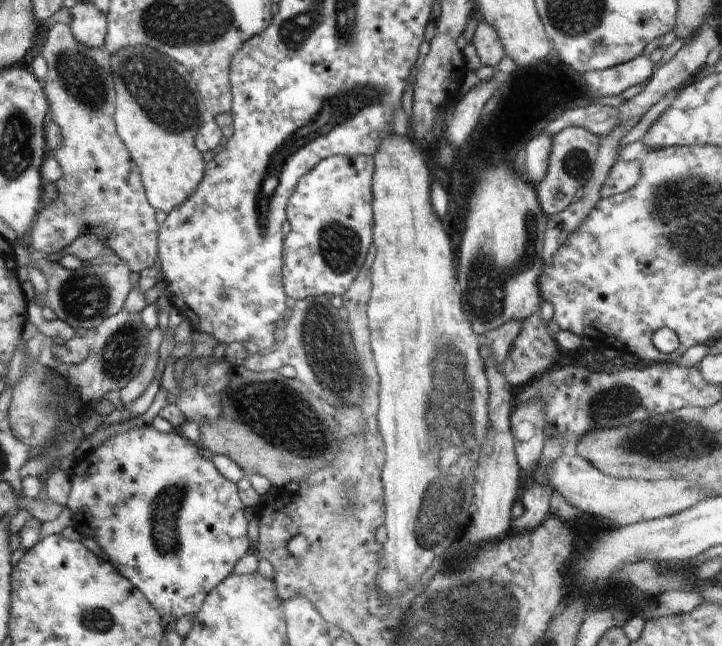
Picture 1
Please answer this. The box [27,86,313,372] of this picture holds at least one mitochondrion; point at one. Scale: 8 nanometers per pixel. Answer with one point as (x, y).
(84, 296)

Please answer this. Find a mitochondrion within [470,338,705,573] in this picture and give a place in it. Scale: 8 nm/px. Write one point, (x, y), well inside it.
(611, 404)

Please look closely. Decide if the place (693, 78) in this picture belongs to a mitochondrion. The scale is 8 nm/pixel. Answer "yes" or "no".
no

